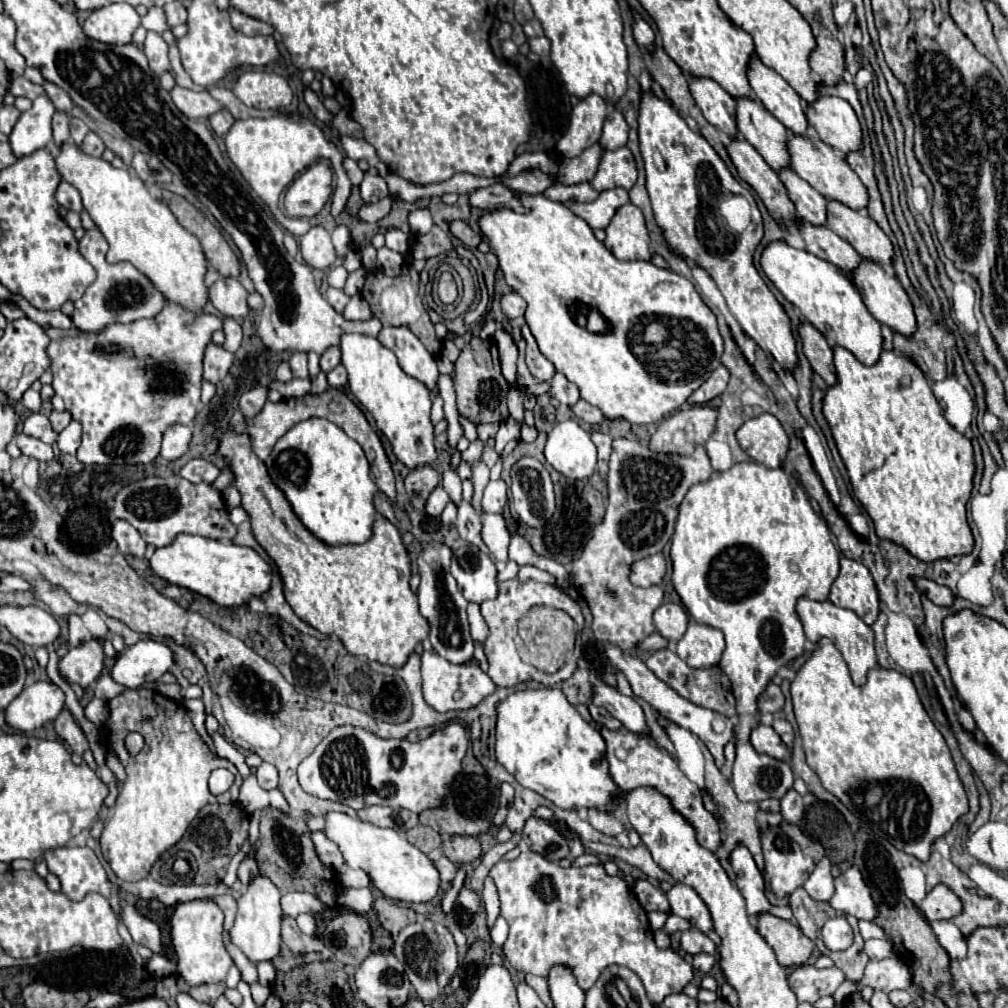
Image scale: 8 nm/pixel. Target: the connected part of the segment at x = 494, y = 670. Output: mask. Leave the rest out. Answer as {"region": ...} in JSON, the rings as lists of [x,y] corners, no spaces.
{"region":[[[509,580],[509,582],[501,582],[499,584],[499,596],[495,600],[483,602],[481,604],[481,614],[489,626],[489,638],[485,642],[485,652],[489,658],[489,678],[495,682],[495,686],[517,686],[519,682],[541,682],[545,686],[553,686],[557,682],[567,680],[575,670],[577,670],[577,656],[569,658],[569,662],[565,662],[565,666],[561,666],[561,670],[557,670],[557,674],[541,674],[541,670],[533,670],[533,666],[525,666],[517,654],[515,648],[515,634],[517,634],[517,622],[519,618],[523,618],[529,608],[534,606],[549,606],[557,609],[565,610],[571,618],[583,618],[581,608],[577,606],[577,602],[573,598],[569,598],[563,590],[556,585],[544,584],[535,580],[529,580],[525,584],[519,584],[517,580]]]}

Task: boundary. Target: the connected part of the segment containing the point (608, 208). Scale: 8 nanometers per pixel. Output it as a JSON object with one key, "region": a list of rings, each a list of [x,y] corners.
{"region":[[[613,188],[613,190],[605,190],[599,194],[597,200],[587,202],[587,204],[577,204],[577,202],[567,202],[565,206],[569,206],[577,216],[581,216],[593,230],[597,228],[607,228],[613,214],[617,212],[617,208],[629,204],[629,192],[625,188]]]}

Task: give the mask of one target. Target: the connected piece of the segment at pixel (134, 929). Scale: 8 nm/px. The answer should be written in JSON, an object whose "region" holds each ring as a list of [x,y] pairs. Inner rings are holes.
{"region":[[[127,904],[123,910],[123,924],[131,932],[135,944],[143,944],[151,948],[155,954],[161,952],[161,930],[155,922],[141,916],[133,904]]]}

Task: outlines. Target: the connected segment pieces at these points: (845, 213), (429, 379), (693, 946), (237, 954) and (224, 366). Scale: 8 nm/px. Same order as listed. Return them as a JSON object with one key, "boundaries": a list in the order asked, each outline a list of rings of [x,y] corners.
{"boundaries":[[[[829,202],[829,218],[827,226],[847,240],[861,258],[881,264],[893,266],[893,244],[887,234],[871,220],[865,212],[851,210],[839,202]]],[[[383,326],[377,334],[377,340],[397,356],[399,366],[405,374],[425,382],[429,390],[437,392],[437,362],[407,326]]],[[[691,928],[691,930],[687,930],[687,932],[681,934],[681,950],[689,952],[689,954],[699,954],[699,952],[715,954],[717,946],[703,932]]],[[[225,934],[225,946],[227,946],[227,950],[229,950],[231,958],[235,960],[237,968],[241,970],[241,978],[243,978],[247,984],[253,984],[253,982],[257,982],[255,964],[251,964],[251,962],[245,958],[245,954],[243,954],[243,952],[241,952],[237,946],[233,946],[233,944],[229,942],[229,936],[227,936],[227,934]]],[[[209,344],[203,360],[203,378],[211,384],[217,384],[221,378],[225,378],[231,364],[233,364],[233,354],[223,350],[223,346]]]]}

